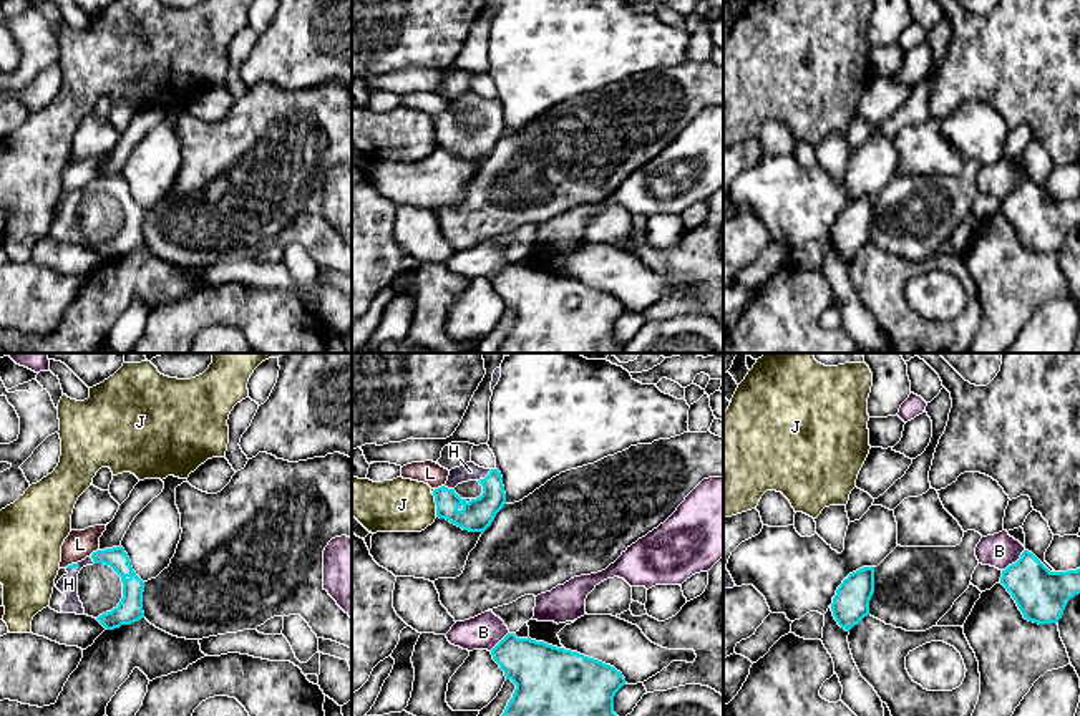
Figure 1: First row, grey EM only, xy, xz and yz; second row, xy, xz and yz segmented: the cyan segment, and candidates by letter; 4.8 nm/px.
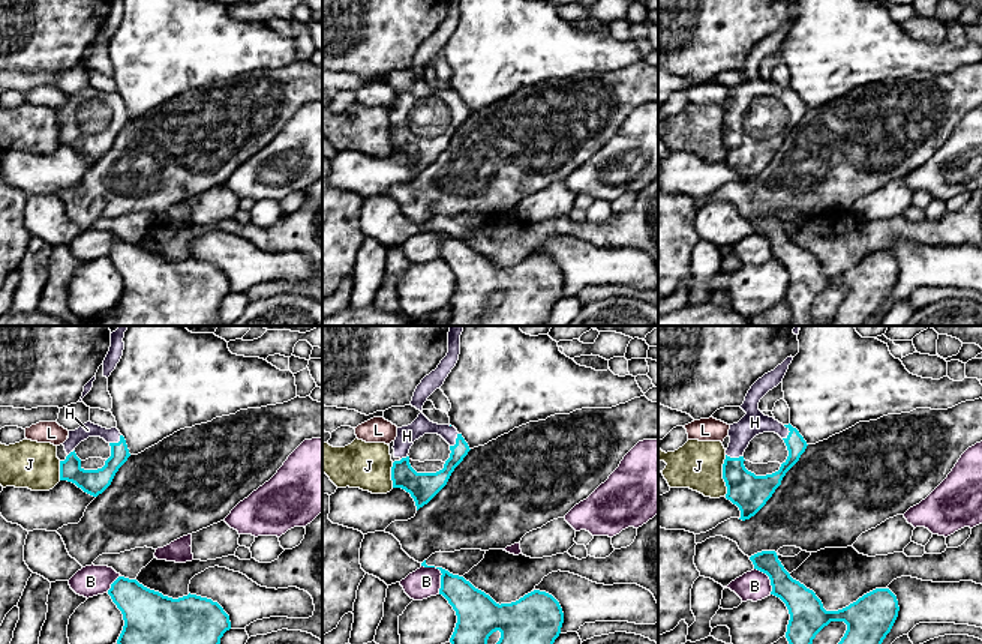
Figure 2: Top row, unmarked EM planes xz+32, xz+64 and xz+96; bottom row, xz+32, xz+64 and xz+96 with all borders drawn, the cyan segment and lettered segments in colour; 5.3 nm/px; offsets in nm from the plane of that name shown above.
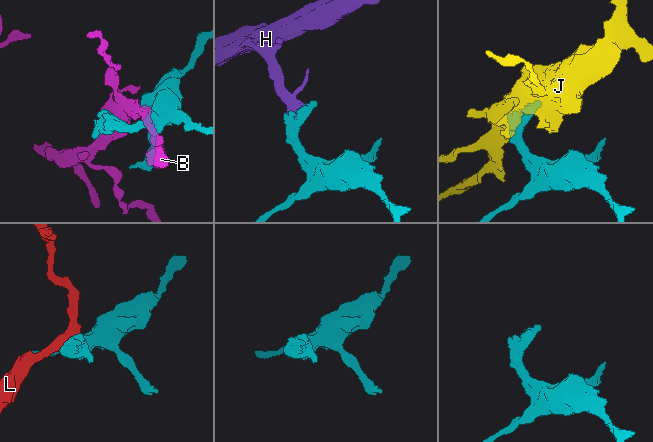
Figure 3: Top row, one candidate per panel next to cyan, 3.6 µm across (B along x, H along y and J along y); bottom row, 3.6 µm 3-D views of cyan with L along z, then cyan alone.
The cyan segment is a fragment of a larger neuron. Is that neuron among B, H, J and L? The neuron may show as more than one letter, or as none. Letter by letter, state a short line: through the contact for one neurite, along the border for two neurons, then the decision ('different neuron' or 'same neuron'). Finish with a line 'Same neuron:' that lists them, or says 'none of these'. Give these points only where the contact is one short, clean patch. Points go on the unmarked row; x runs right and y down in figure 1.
B: line yz (1024, 178), (1002, 199); different neuron
H: same neuron
J: different neuron
L: line xz (443, 113), (435, 118); different neuron
Same neuron: H

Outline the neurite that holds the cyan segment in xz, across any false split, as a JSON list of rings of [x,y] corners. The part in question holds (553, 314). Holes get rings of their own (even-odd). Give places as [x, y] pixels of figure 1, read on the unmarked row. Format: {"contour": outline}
{"contour": [[[508,262],[493,278],[493,288],[516,313],[496,353],[622,353],[614,341],[614,325],[625,307],[614,295],[544,270]]]}

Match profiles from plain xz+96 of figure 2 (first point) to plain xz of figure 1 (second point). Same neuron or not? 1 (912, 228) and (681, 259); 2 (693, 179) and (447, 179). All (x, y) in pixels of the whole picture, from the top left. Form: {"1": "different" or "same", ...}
{"1": "same", "2": "same"}

